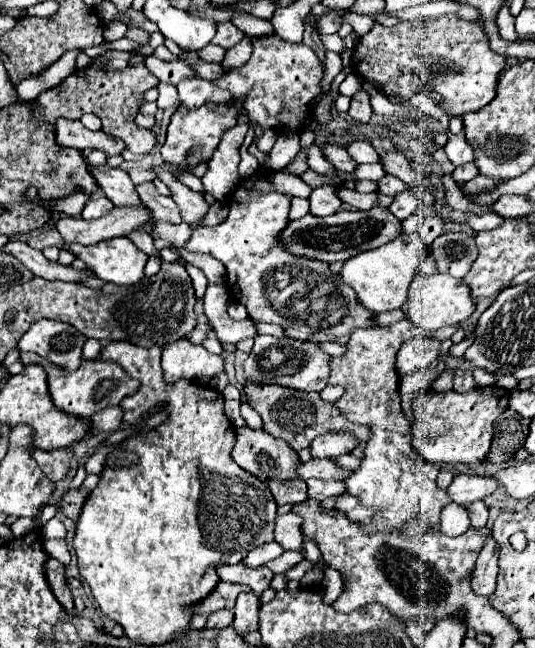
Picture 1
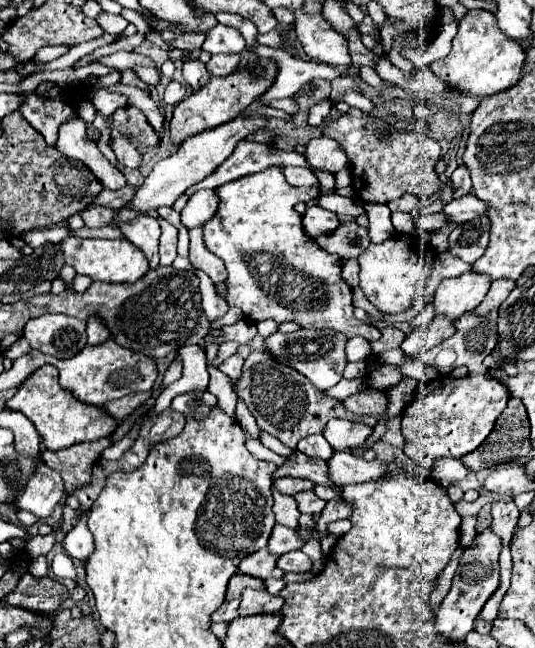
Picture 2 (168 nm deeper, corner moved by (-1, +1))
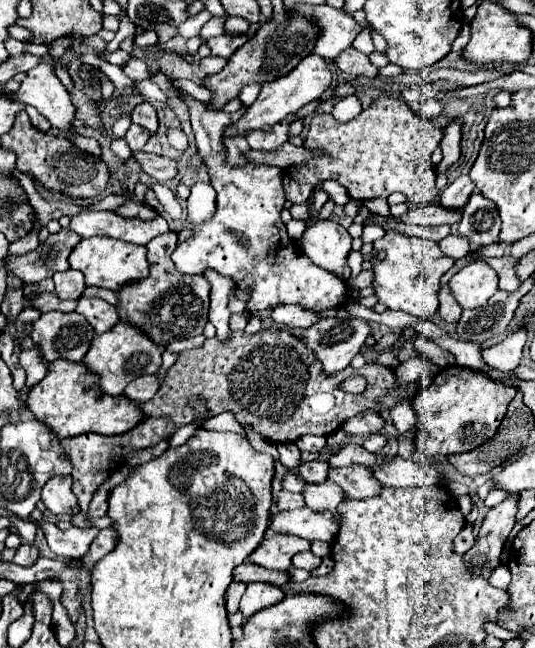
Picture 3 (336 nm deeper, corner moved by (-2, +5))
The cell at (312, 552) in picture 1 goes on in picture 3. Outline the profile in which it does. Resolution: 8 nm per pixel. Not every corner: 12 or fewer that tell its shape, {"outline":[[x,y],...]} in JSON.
{"outline":[[333,467],[329,479],[347,499],[369,499],[381,493],[369,467]]}

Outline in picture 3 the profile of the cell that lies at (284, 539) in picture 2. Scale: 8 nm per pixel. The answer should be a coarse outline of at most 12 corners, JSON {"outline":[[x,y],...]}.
{"outline":[[309,507],[273,517],[275,533],[333,541],[339,531],[331,511]]}

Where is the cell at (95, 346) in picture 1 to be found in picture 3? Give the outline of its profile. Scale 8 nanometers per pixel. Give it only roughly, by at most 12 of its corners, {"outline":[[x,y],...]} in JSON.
{"outline":[[81,297],[75,311],[105,333],[117,309],[99,297]]}

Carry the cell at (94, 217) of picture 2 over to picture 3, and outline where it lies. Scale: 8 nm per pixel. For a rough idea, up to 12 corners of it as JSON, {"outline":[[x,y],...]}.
{"outline":[[83,211],[69,229],[81,237],[113,237],[147,245],[167,221],[123,219],[113,211]]}

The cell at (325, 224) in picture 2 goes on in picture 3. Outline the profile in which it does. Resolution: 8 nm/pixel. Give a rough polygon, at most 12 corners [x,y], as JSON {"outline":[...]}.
{"outline":[[317,221],[299,247],[319,267],[349,279],[351,235]]}

